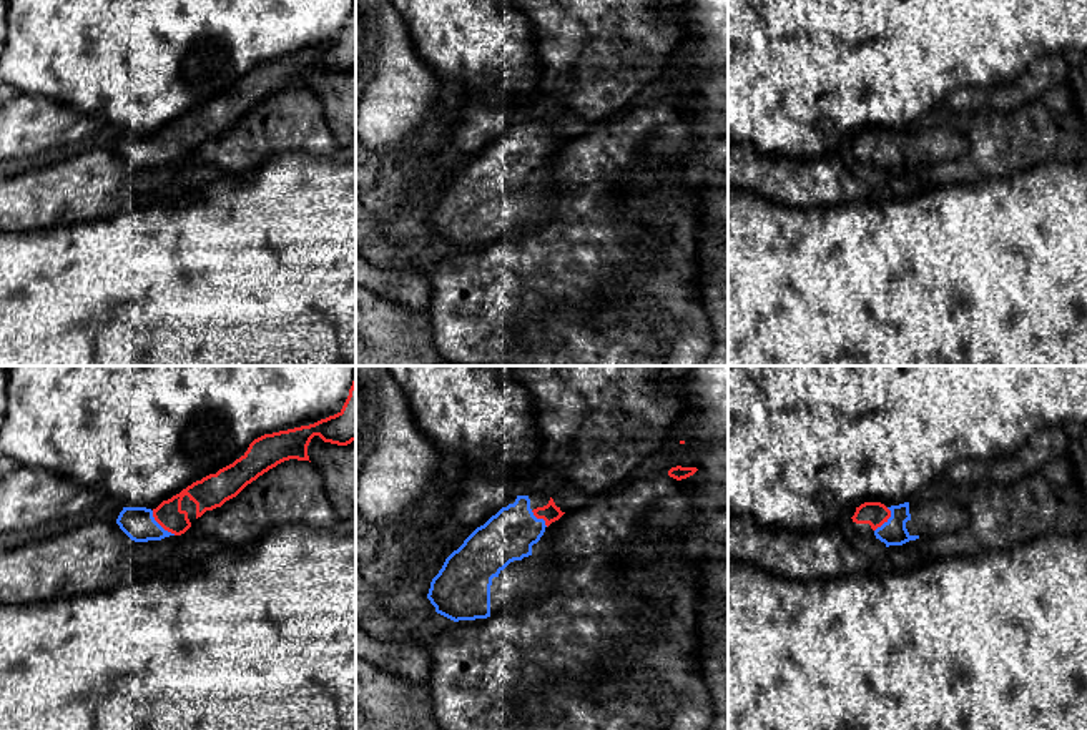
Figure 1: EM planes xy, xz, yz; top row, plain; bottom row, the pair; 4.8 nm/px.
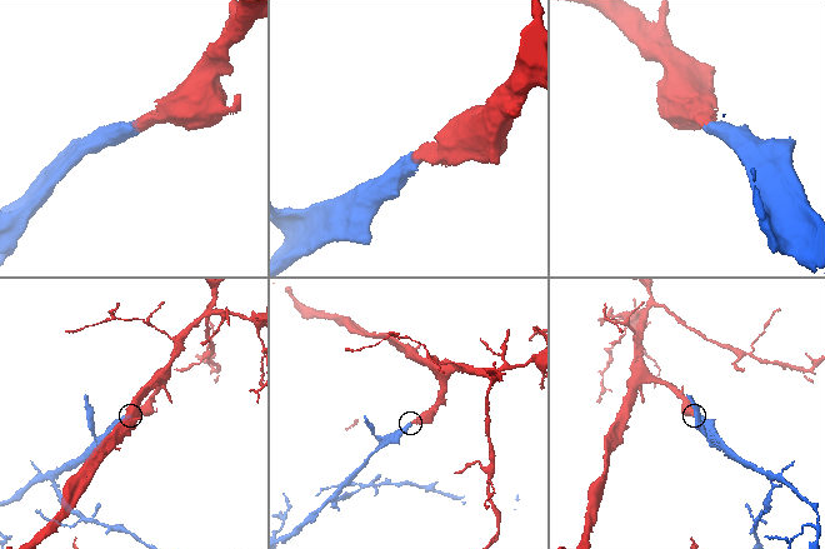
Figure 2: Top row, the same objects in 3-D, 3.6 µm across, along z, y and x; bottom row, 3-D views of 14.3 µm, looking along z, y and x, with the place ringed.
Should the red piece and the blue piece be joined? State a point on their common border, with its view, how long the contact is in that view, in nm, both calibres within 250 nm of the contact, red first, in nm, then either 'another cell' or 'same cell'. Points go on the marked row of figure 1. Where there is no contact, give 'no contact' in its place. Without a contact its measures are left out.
xy (162, 526) | 170 nm | 140/160 nm | same cell

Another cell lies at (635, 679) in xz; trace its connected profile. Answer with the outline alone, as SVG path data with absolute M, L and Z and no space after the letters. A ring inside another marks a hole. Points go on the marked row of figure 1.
M617 642L617 650L625 655L620 662L618 677L603 673L595 683L568 685L568 692L587 693L593 700L608 700L618 693L628 693L640 700L653 700L662 710L671 710L676 705L676 697L660 690L660 675L643 663L647 650L622 642Z

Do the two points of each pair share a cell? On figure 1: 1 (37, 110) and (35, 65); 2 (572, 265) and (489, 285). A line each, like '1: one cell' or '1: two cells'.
1: two cells
2: one cell

